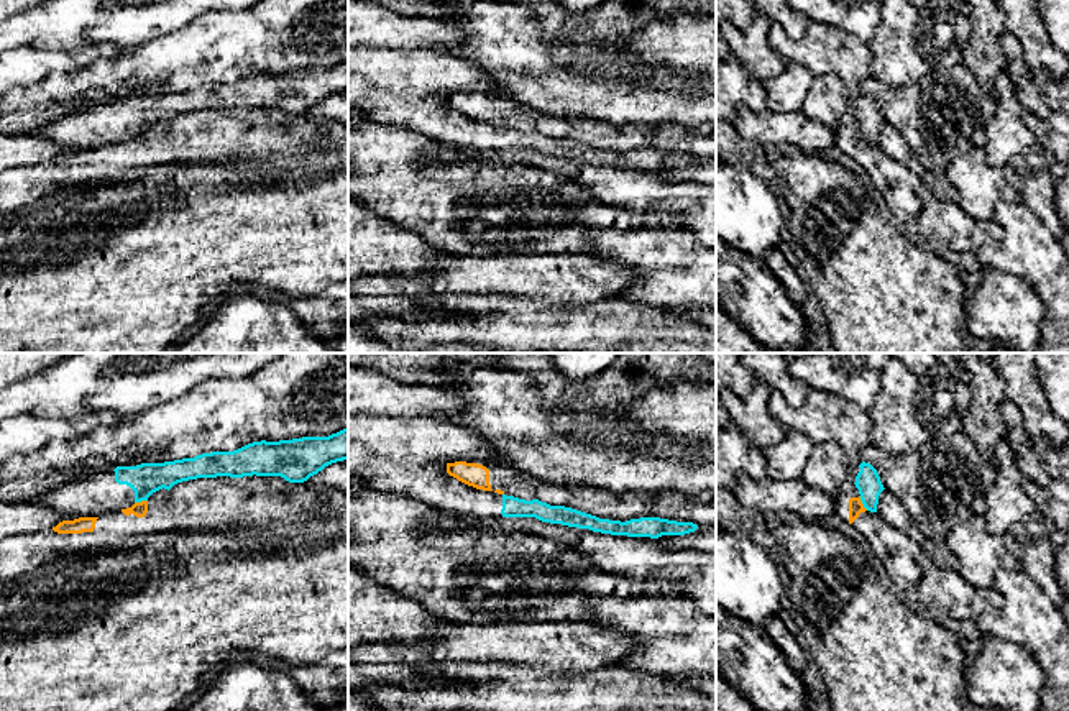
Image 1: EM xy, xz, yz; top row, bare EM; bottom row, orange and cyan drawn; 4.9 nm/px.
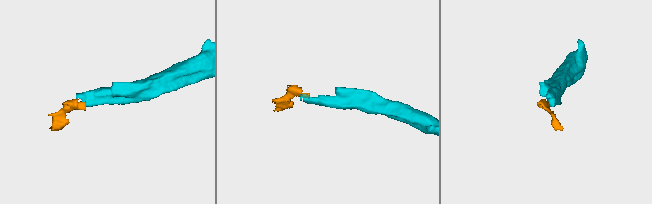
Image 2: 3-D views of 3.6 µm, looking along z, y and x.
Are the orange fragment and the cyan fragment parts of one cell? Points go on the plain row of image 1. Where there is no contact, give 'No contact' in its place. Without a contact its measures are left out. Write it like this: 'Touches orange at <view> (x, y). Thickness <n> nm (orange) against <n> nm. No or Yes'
Touches orange at yz (861, 135). Thickness 70 nm (orange) against 120 nm. No

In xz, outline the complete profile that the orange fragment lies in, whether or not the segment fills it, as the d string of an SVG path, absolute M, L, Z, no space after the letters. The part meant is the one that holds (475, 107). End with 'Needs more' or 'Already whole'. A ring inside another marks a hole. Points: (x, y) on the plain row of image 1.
M466 94L447 95L447 105L458 113L483 123L539 131L550 138L571 140L599 151L631 153L660 149L677 154L693 154L695 164L685 167L662 167L667 181L696 181L716 186L716 131L711 126L688 128L672 123L611 123L590 115L553 117L512 99L478 97Z. Needs more

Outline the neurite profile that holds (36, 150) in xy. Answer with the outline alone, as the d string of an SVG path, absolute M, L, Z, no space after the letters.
M34 133L7 136L0 135L0 172L28 164L44 164L62 153L74 153L77 148L57 146L54 141Z

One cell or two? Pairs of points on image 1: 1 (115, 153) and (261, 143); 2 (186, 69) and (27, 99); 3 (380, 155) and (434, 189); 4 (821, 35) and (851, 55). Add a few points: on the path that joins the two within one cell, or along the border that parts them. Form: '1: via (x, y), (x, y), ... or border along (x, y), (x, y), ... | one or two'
1: via (151, 148), (163, 143), (225, 143) | one
2: via (146, 69), (125, 77), (99, 77), (66, 87) | one
3: via (393, 168), (414, 189), (421, 189) | one
4: via (828, 41), (844, 55) | one

